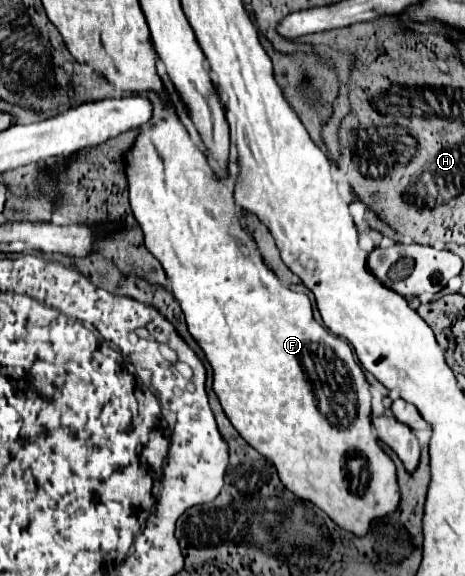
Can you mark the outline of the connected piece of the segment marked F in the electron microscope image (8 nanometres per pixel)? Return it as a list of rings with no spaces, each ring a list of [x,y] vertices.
[[[169,115],[165,121],[157,123],[155,127],[143,127],[141,135],[137,137],[133,149],[127,153],[129,163],[127,163],[127,179],[129,179],[129,201],[131,201],[131,209],[135,219],[139,221],[143,233],[145,233],[145,247],[161,261],[167,279],[171,283],[171,289],[175,293],[175,299],[179,301],[183,313],[185,313],[185,321],[189,327],[189,333],[197,339],[197,343],[201,345],[201,349],[205,351],[211,367],[213,367],[213,389],[223,405],[223,411],[227,413],[229,421],[233,423],[233,427],[241,433],[241,437],[253,447],[257,449],[261,455],[265,455],[277,469],[281,483],[295,493],[301,499],[307,499],[311,503],[315,503],[319,509],[323,509],[341,529],[347,529],[355,535],[365,535],[371,521],[385,517],[387,513],[395,511],[399,505],[399,487],[397,487],[397,477],[395,477],[395,465],[389,459],[389,455],[381,449],[375,429],[373,429],[373,421],[371,421],[371,391],[369,391],[369,381],[363,375],[363,369],[359,367],[359,363],[353,357],[353,351],[349,347],[347,341],[343,341],[341,337],[329,333],[325,327],[321,327],[311,313],[311,301],[307,295],[303,293],[295,293],[287,287],[281,285],[279,277],[265,265],[263,257],[257,253],[253,239],[249,237],[249,233],[243,229],[239,215],[237,215],[237,207],[233,201],[233,189],[223,183],[211,169],[207,157],[203,155],[203,151],[193,143],[191,135],[187,133],[185,125],[175,117]]]

